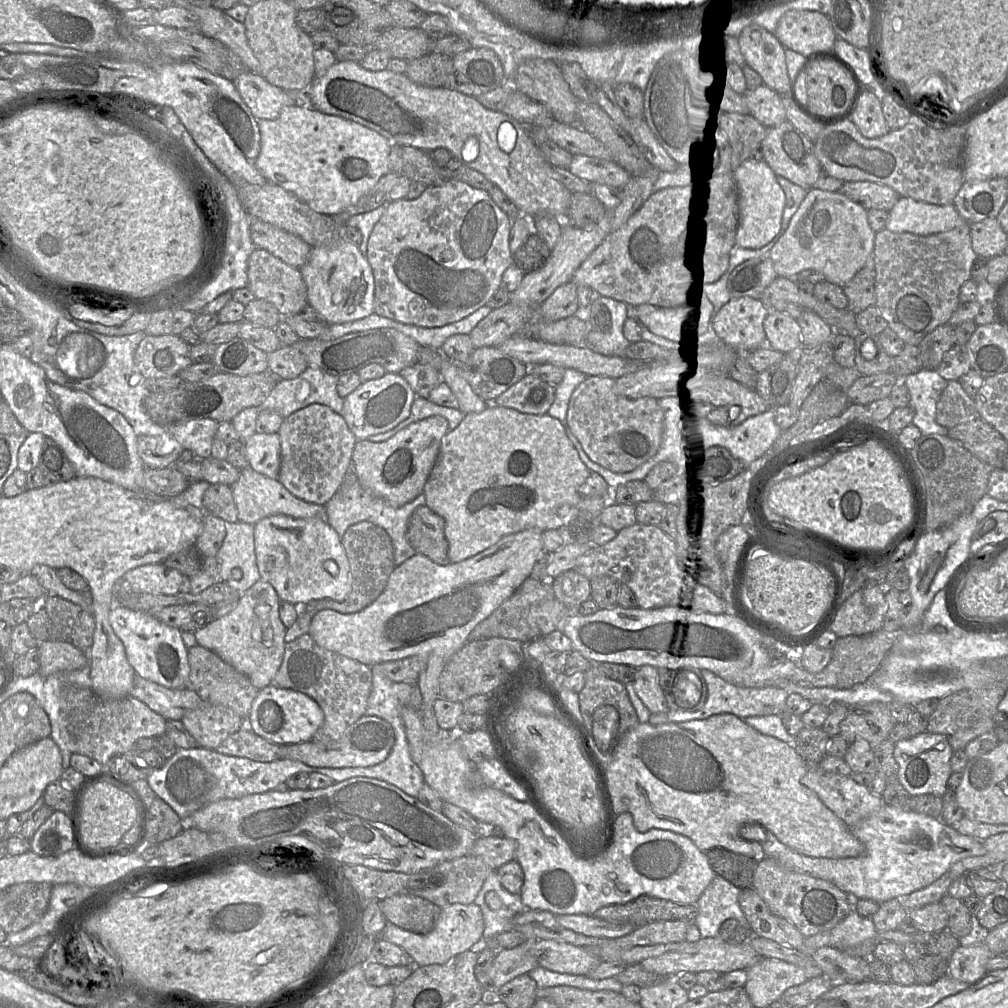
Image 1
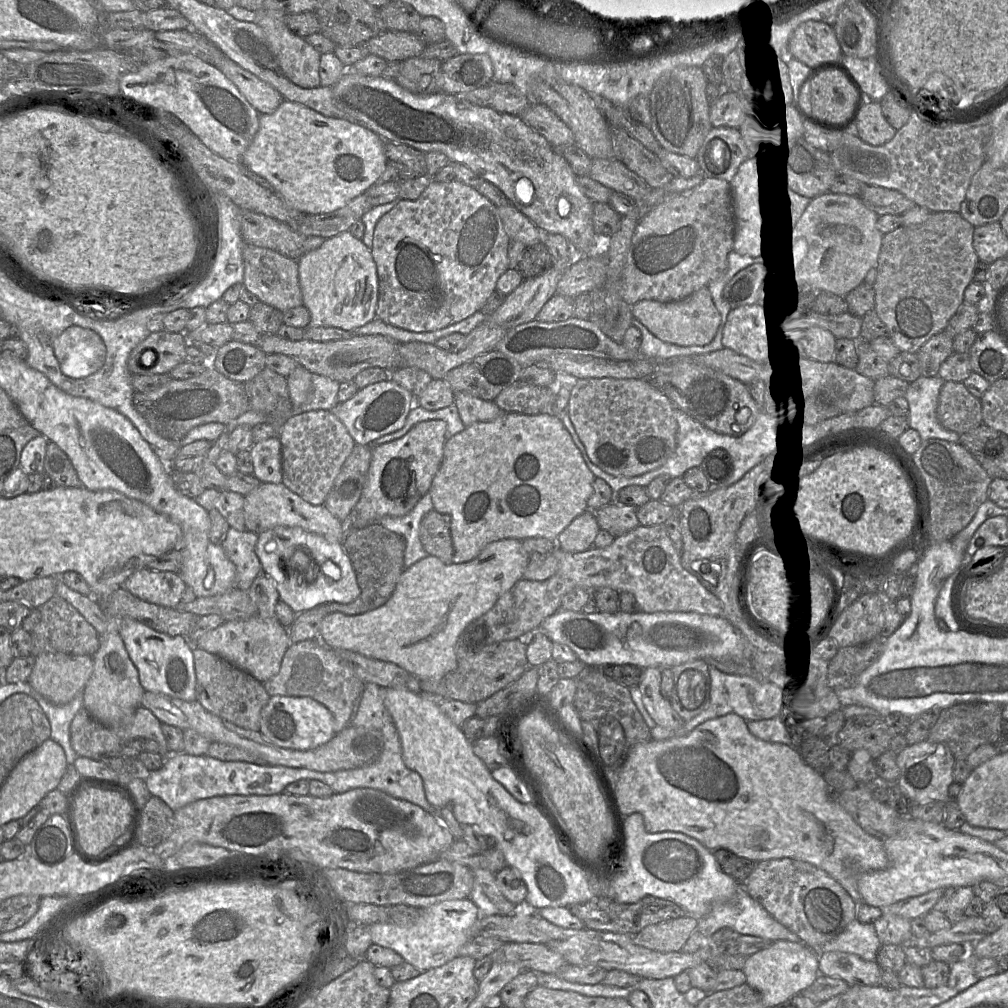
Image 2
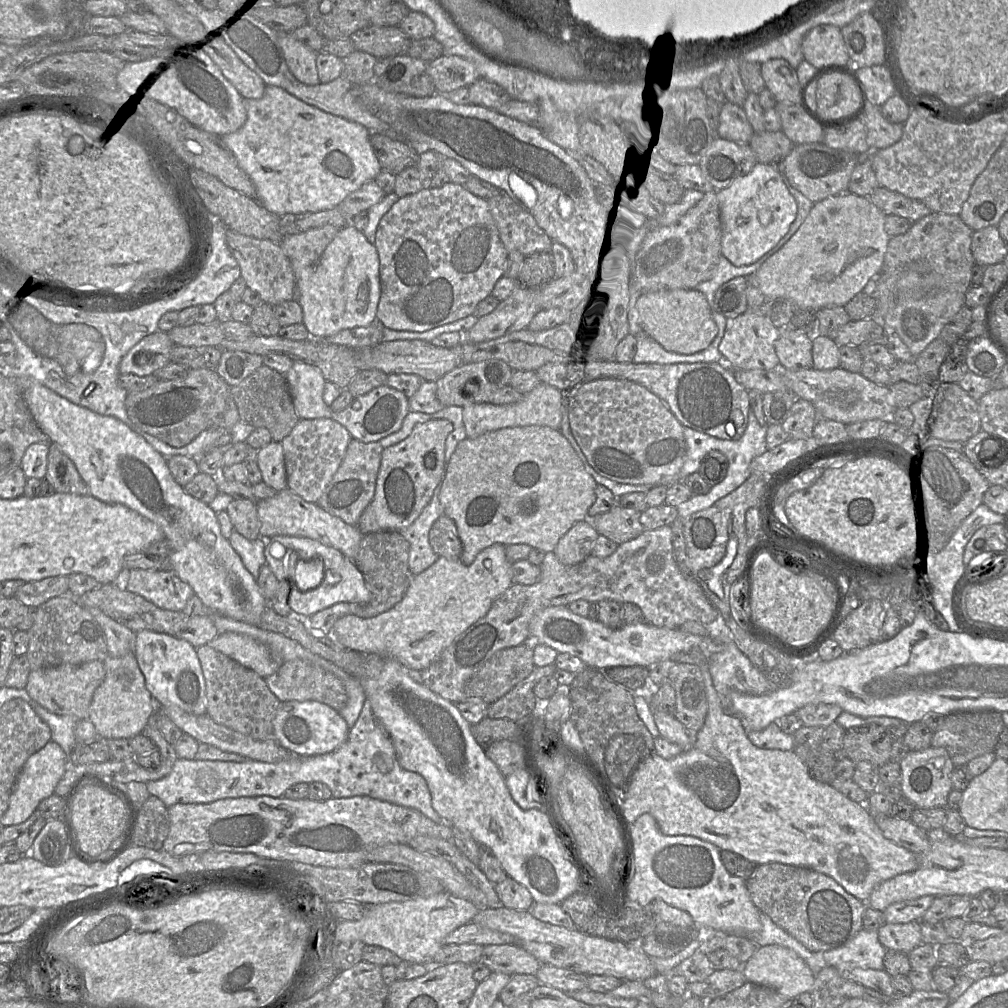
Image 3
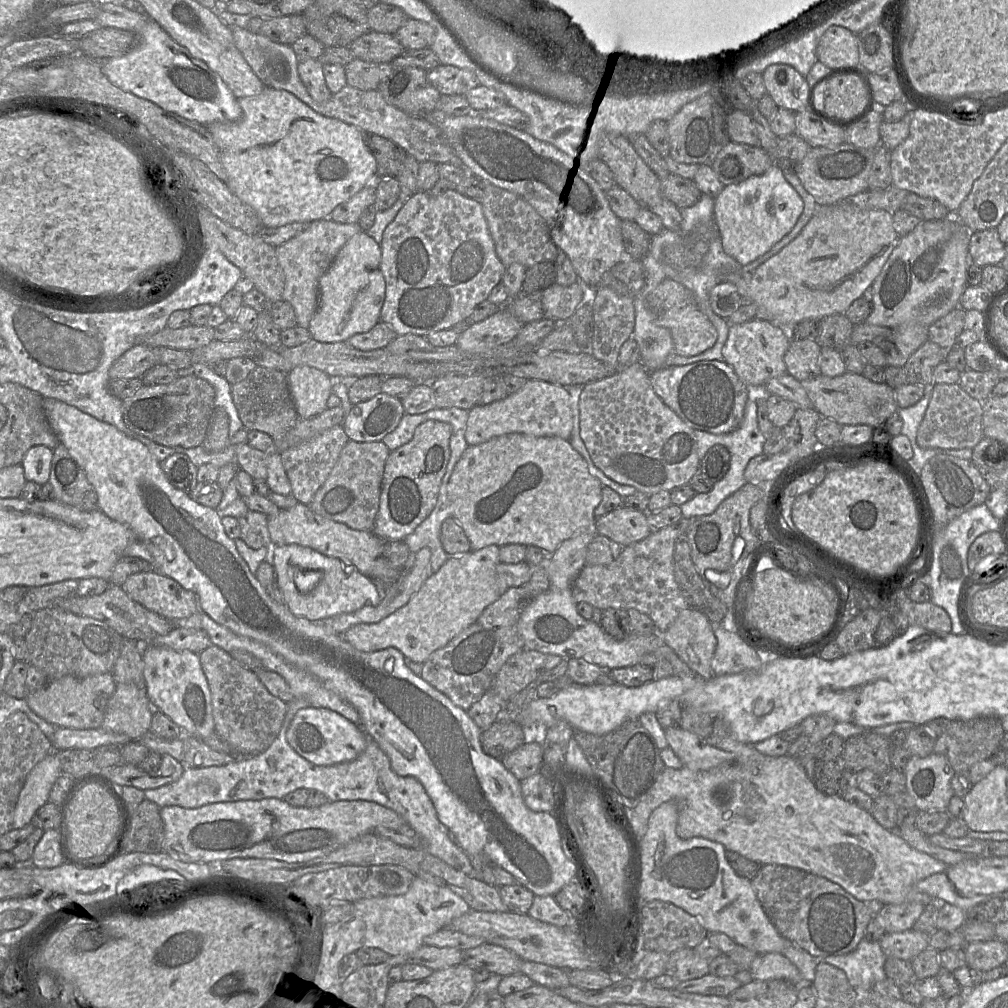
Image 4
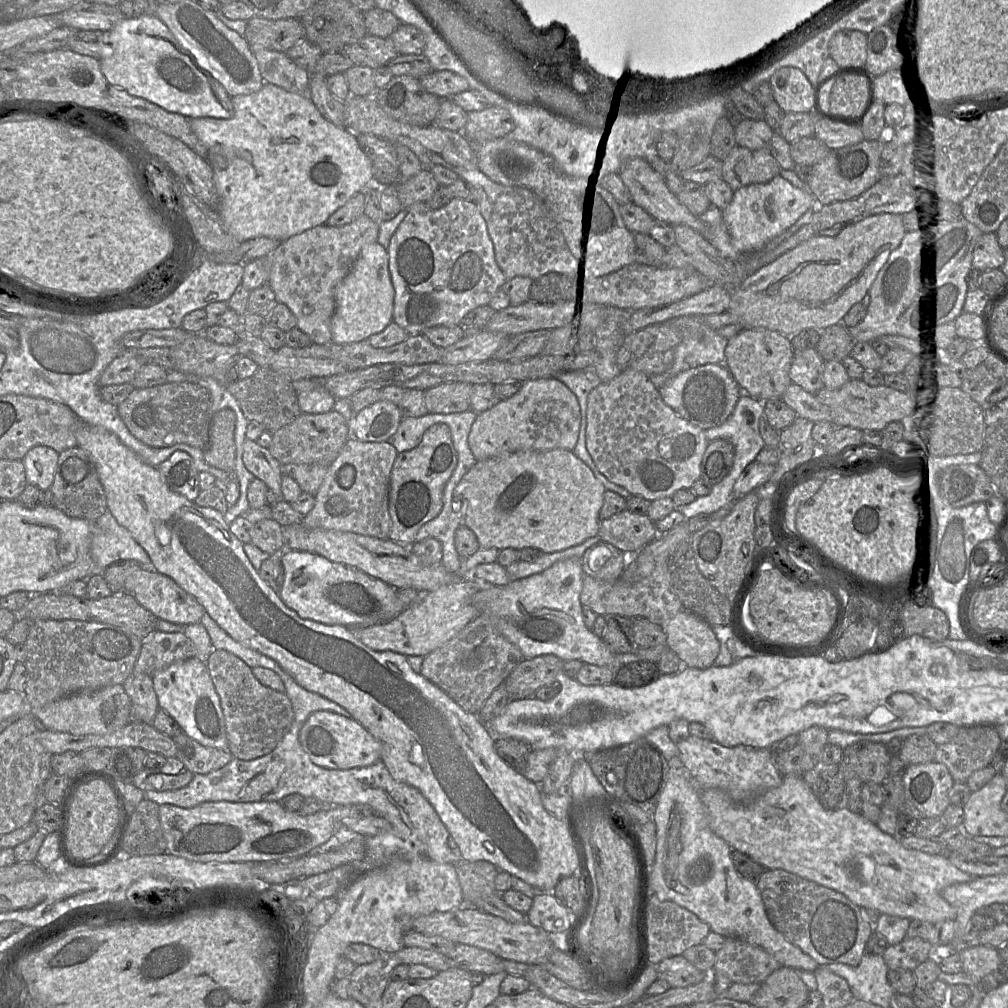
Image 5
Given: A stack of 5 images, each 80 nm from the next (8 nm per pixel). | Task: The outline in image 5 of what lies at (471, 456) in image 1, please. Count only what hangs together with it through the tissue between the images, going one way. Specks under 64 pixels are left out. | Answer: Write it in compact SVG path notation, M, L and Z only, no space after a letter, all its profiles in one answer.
M552 449L518 451L503 457L477 461L463 476L454 495L462 501L466 500L464 525L475 533L480 548L537 548L544 553L554 553L598 535L599 513L606 490L574 451Z

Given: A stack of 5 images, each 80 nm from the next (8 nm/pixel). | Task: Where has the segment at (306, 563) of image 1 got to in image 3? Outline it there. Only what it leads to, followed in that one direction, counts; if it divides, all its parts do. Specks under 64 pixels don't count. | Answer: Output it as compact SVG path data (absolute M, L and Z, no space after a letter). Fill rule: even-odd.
M277 535L266 539L266 565L271 568L278 582L288 584L287 602L295 616L303 619L338 603L367 603L371 599L370 590L360 569L336 548L307 537ZM299 562L310 563L319 568L319 565L323 566L323 577L316 587L302 591L296 586L293 569Z

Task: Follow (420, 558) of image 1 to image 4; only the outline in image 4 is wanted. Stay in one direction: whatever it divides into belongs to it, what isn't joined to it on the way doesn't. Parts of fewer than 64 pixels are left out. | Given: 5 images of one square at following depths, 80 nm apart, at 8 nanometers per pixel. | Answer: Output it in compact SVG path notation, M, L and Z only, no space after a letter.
M489 545L462 555L450 556L403 607L377 623L357 624L342 634L354 648L374 652L393 647L407 660L425 663L436 650L445 647L473 624L482 612L510 588L497 576L500 547Z

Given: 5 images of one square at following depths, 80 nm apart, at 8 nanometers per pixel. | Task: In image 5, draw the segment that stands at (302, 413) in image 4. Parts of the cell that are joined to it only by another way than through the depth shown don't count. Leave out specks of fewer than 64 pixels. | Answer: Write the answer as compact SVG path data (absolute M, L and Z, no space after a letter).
M313 379L292 381L302 413L320 414L333 409L335 398Z

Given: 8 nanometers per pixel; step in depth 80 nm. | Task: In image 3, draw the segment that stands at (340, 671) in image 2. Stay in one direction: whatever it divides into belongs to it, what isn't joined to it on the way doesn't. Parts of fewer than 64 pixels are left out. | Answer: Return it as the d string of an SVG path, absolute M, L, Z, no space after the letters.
M290 660L283 662L278 671L264 678L270 691L281 701L318 701L336 711L343 709L348 695L343 682L333 673L326 672L311 663Z

